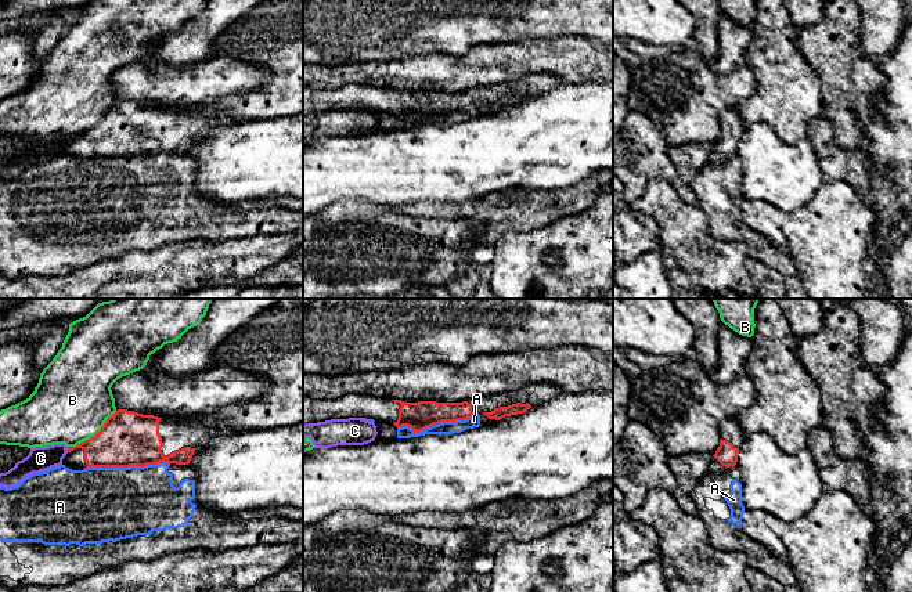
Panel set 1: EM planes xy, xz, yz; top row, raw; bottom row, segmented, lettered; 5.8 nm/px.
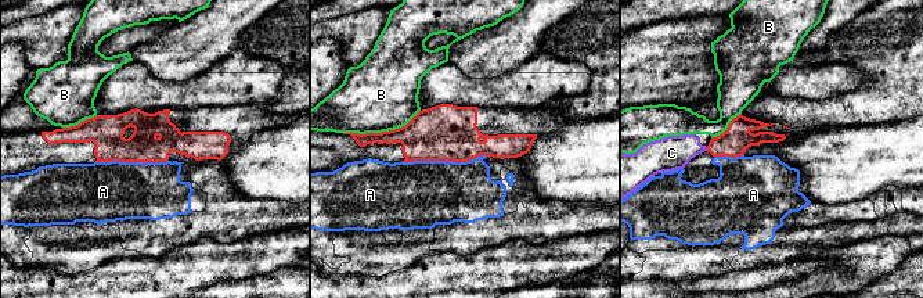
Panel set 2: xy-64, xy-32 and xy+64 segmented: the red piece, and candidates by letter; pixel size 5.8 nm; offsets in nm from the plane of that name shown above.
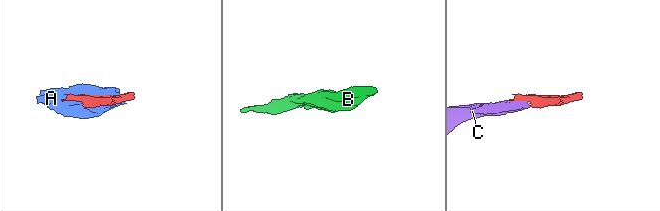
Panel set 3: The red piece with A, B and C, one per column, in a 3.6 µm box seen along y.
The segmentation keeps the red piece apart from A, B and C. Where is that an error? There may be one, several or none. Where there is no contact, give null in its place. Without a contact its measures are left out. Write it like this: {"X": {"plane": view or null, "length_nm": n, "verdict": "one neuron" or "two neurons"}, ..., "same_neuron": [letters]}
{"A": {"plane": "xy", "length_nm": 500, "verdict": "two neurons"}, "B": {"plane": "xy", "length_nm": 360, "verdict": "two neurons"}, "C": {"plane": "xy", "length_nm": 40, "verdict": "two neurons"}, "same_neuron": []}

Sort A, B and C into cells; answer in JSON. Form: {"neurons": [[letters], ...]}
{"neurons": [["A"], ["B", "C"]]}

